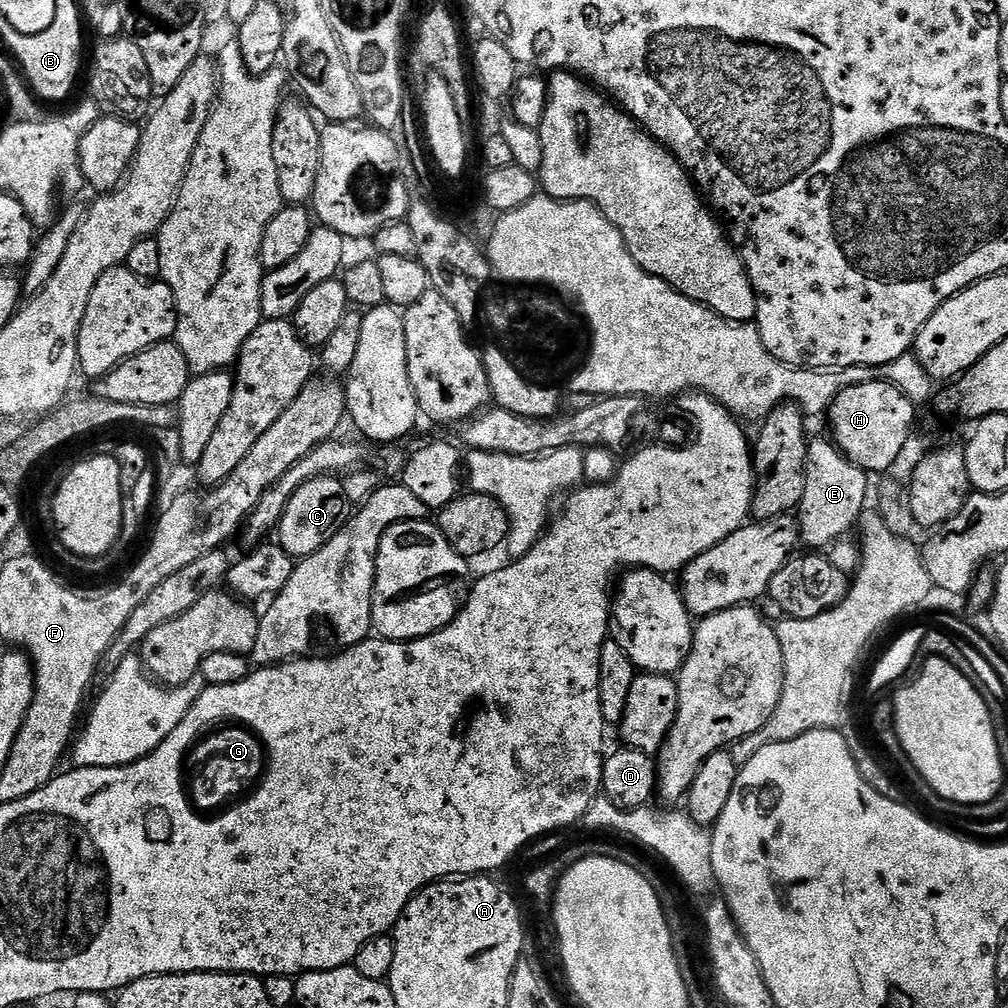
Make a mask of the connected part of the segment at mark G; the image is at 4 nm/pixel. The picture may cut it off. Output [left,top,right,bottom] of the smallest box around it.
[174,720,272,824]

